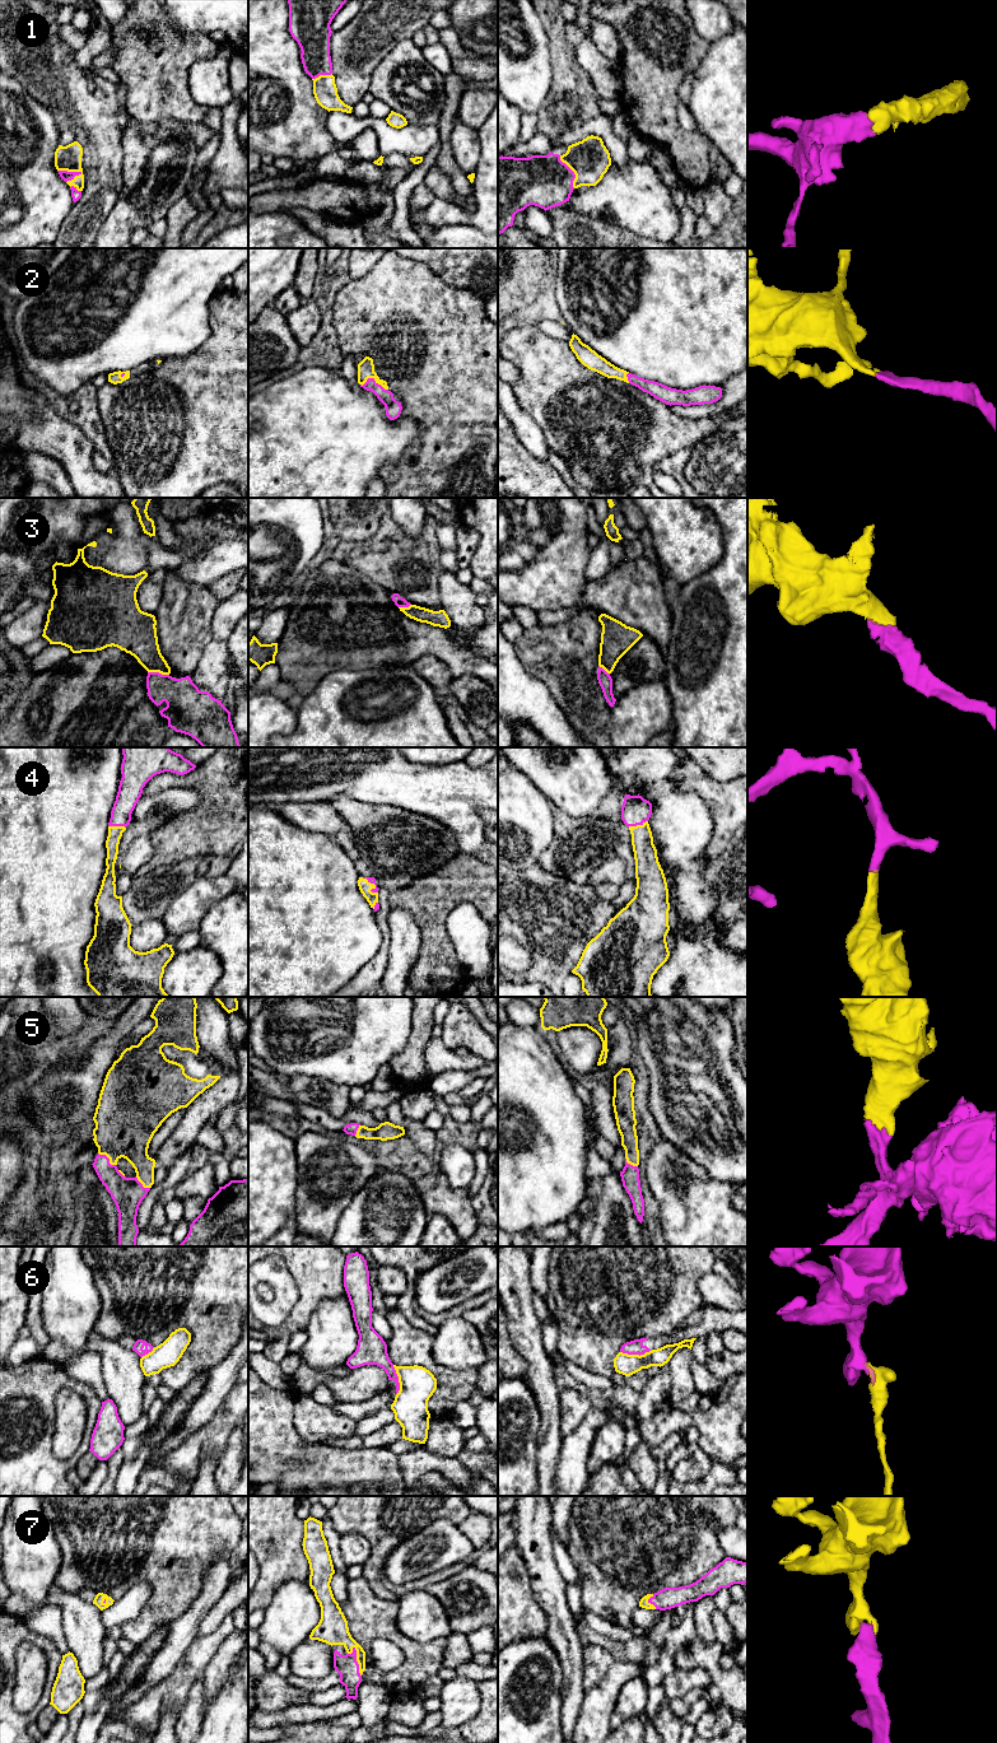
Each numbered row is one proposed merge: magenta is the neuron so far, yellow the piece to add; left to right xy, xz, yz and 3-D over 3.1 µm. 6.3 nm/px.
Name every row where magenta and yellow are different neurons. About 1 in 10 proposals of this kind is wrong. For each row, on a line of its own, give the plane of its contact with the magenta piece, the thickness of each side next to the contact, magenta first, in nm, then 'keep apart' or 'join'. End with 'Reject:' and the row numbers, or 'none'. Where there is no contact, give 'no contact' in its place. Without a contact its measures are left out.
1: xy | 70/160 nm | join
2: xz | 100/110 nm | join
3: xy | 240/220 nm | join
4: yz | 180/140 nm | join
5: xy | 200/380 nm | join
6: yz | 100/130 nm | keep apart
7: xz | 140/180 nm | join
Reject: 6

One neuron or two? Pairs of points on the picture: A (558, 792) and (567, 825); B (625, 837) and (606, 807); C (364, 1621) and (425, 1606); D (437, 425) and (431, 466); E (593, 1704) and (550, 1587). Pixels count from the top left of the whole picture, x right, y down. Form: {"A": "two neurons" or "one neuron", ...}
{"A": "two neurons", "B": "one neuron", "C": "two neurons", "D": "one neuron", "E": "two neurons"}

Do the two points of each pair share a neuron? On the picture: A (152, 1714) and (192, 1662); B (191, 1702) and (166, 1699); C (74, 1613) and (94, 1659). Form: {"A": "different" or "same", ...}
{"A": "same", "B": "different", "C": "same"}

